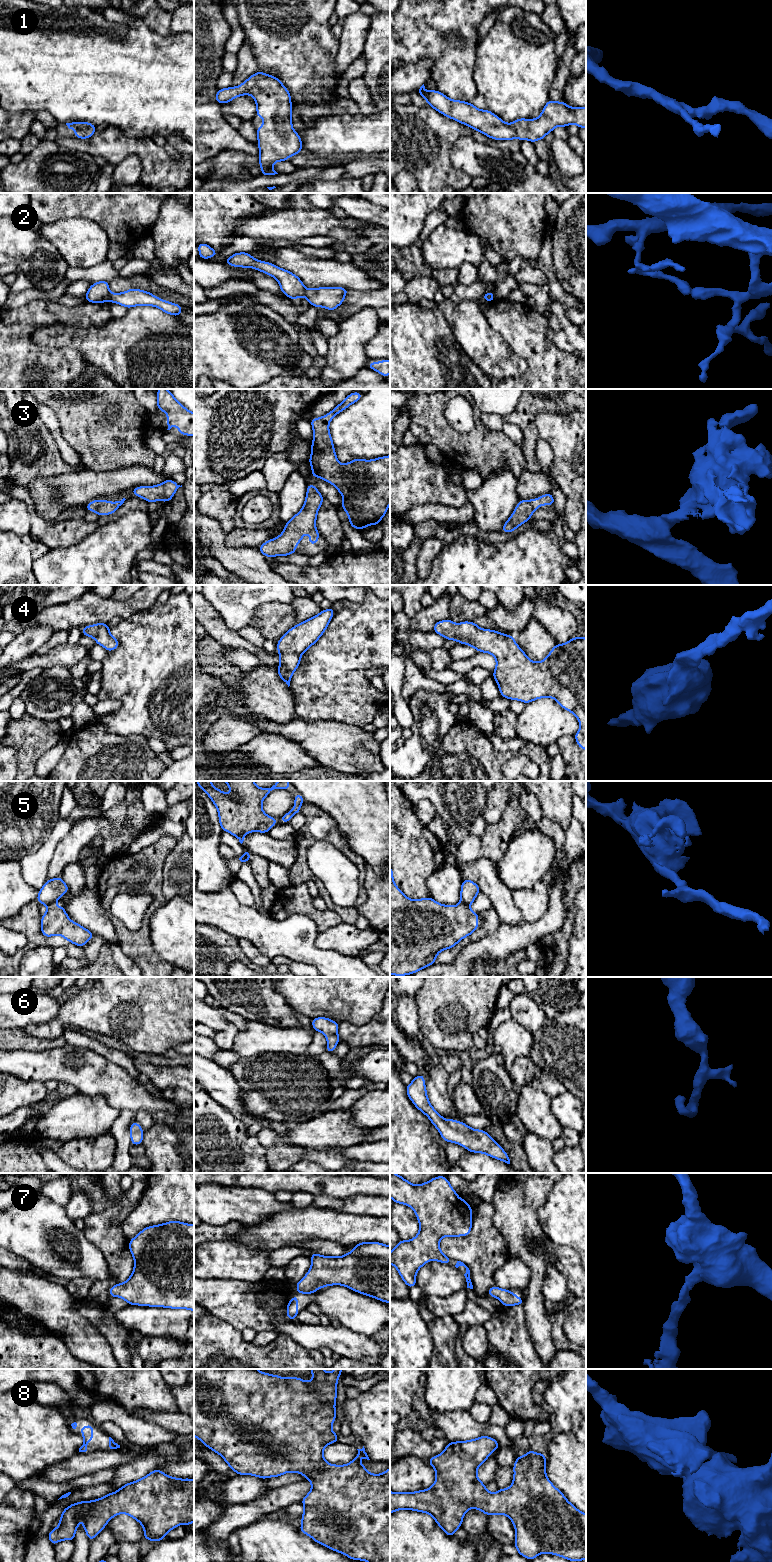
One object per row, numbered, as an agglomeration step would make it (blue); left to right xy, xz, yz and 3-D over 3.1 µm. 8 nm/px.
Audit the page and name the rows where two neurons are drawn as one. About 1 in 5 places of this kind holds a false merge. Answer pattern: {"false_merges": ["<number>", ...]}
{"false_merges": ["2", "5"]}

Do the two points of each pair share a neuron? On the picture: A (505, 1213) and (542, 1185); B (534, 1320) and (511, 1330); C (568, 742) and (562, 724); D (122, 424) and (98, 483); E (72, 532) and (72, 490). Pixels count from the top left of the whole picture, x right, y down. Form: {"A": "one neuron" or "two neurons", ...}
{"A": "one neuron", "B": "two neurons", "C": "two neurons", "D": "two neurons", "E": "two neurons"}

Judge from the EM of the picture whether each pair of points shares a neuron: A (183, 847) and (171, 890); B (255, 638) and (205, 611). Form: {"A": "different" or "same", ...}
{"A": "same", "B": "different"}

